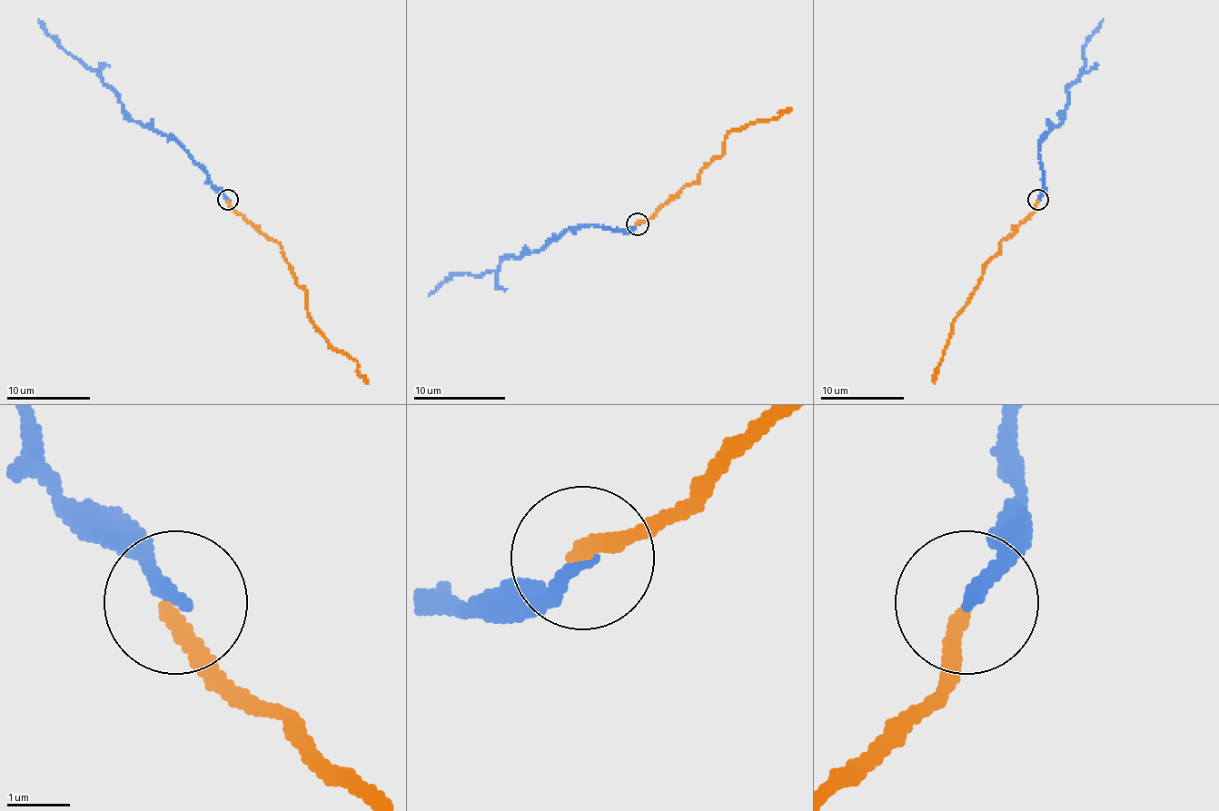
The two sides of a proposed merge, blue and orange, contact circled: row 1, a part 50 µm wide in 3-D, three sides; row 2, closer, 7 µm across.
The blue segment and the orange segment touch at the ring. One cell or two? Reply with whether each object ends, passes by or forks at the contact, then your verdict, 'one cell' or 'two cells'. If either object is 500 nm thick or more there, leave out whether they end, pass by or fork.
blue ends; orange ends; one cell

